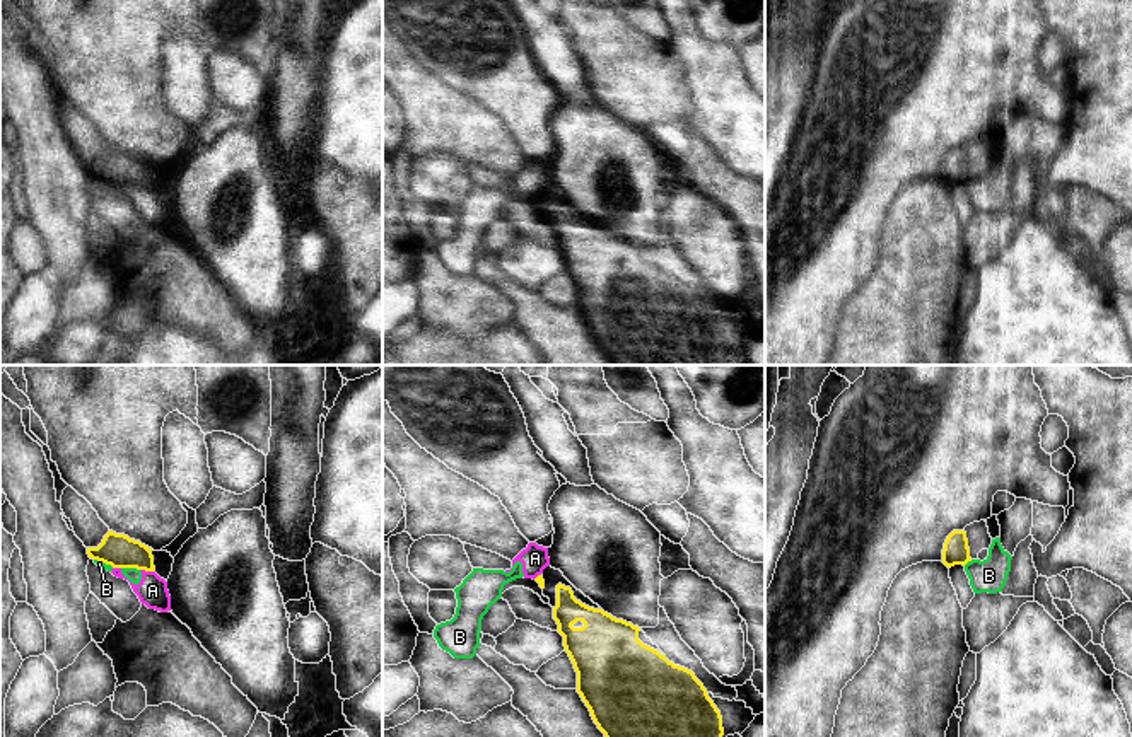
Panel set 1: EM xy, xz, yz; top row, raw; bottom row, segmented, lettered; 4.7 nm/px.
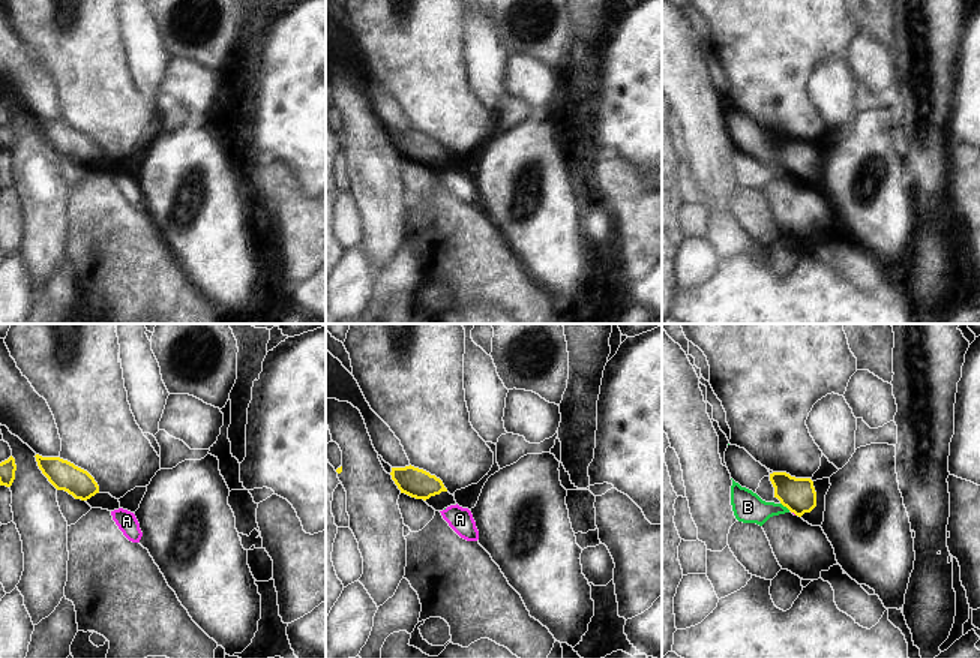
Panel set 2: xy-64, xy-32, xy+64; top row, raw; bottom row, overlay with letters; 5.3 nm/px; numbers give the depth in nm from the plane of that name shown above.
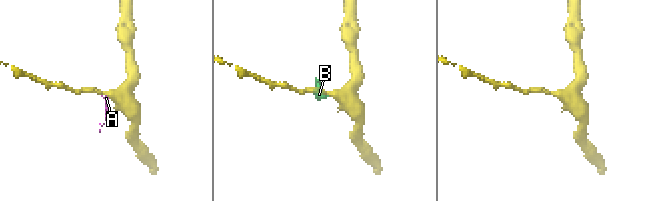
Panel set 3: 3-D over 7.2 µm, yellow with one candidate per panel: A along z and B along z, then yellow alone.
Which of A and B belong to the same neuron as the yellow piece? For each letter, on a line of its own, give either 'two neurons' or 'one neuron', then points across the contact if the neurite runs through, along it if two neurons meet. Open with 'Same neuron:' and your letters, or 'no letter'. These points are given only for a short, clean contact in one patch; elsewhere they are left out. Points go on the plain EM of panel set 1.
Same neuron: no letter
A: two neurons; border along xy (140, 186), (154, 190)
B: two neurons; border along xy (122, 185), (135, 185), (139, 188)

